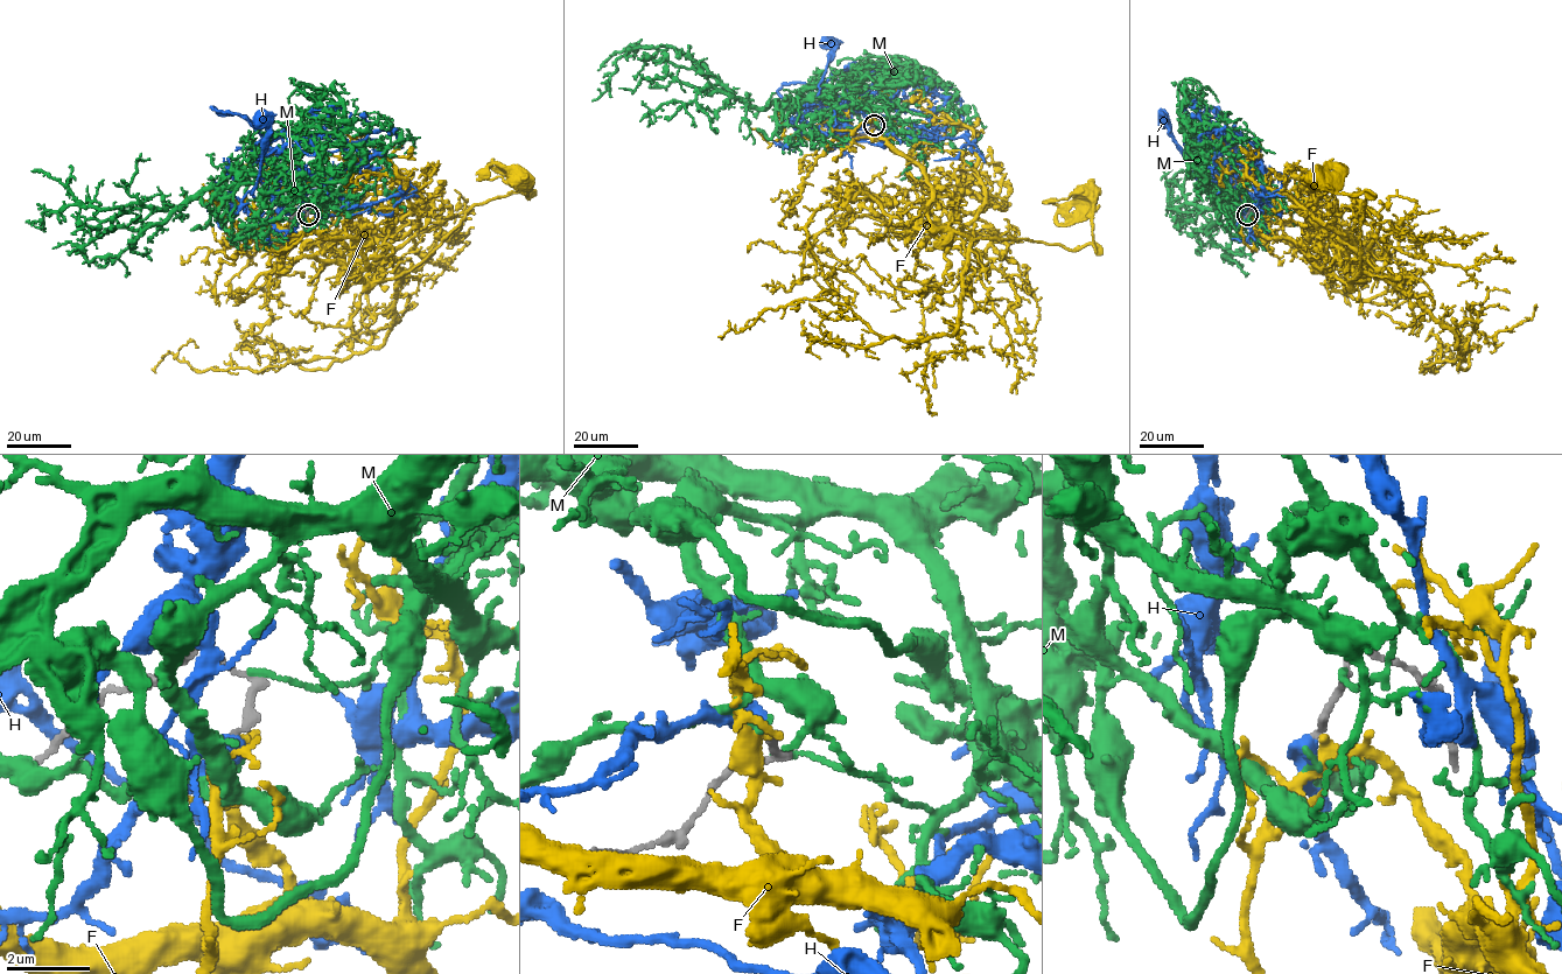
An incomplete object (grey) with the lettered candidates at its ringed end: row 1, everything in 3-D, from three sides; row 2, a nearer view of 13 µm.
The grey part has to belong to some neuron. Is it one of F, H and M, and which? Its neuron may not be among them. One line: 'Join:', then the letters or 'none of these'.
Join: none of these

